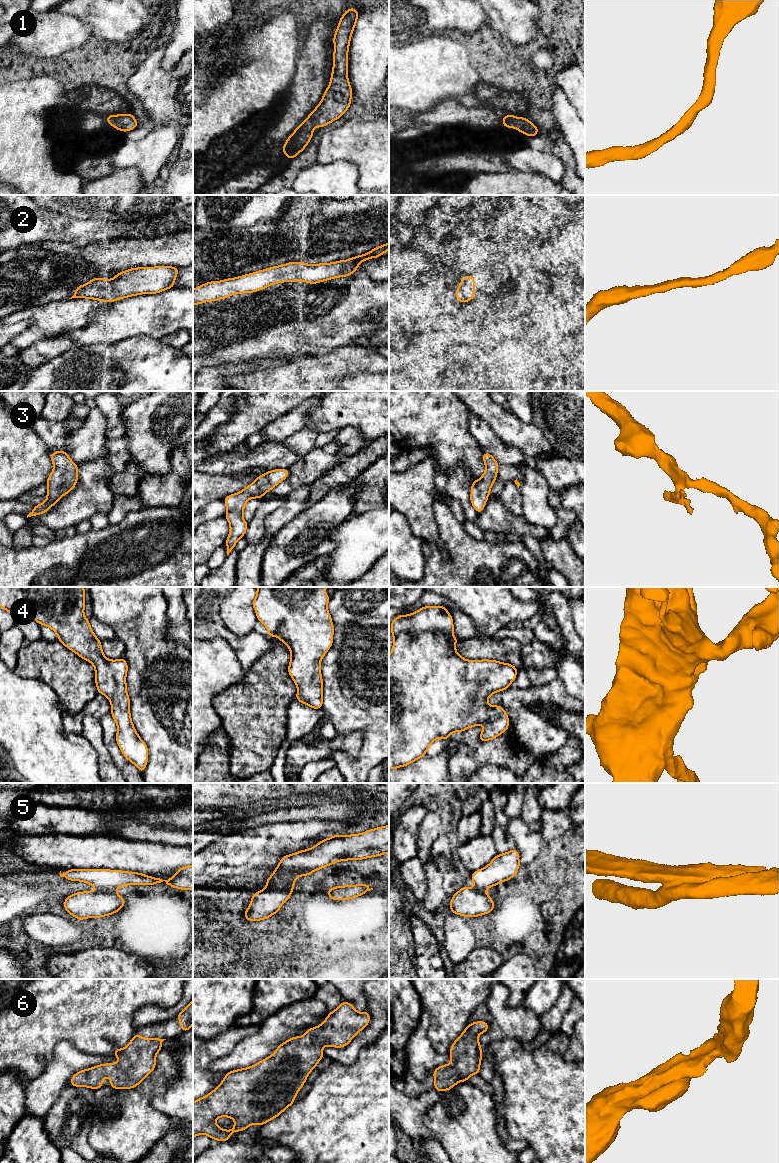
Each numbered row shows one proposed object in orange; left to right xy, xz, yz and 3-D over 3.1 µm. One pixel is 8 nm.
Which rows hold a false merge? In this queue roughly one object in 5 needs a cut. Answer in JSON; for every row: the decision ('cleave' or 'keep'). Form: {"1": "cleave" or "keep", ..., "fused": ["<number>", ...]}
{"1": "keep", "2": "keep", "3": "keep", "4": "keep", "5": "cleave", "6": "keep", "fused": ["5"]}

